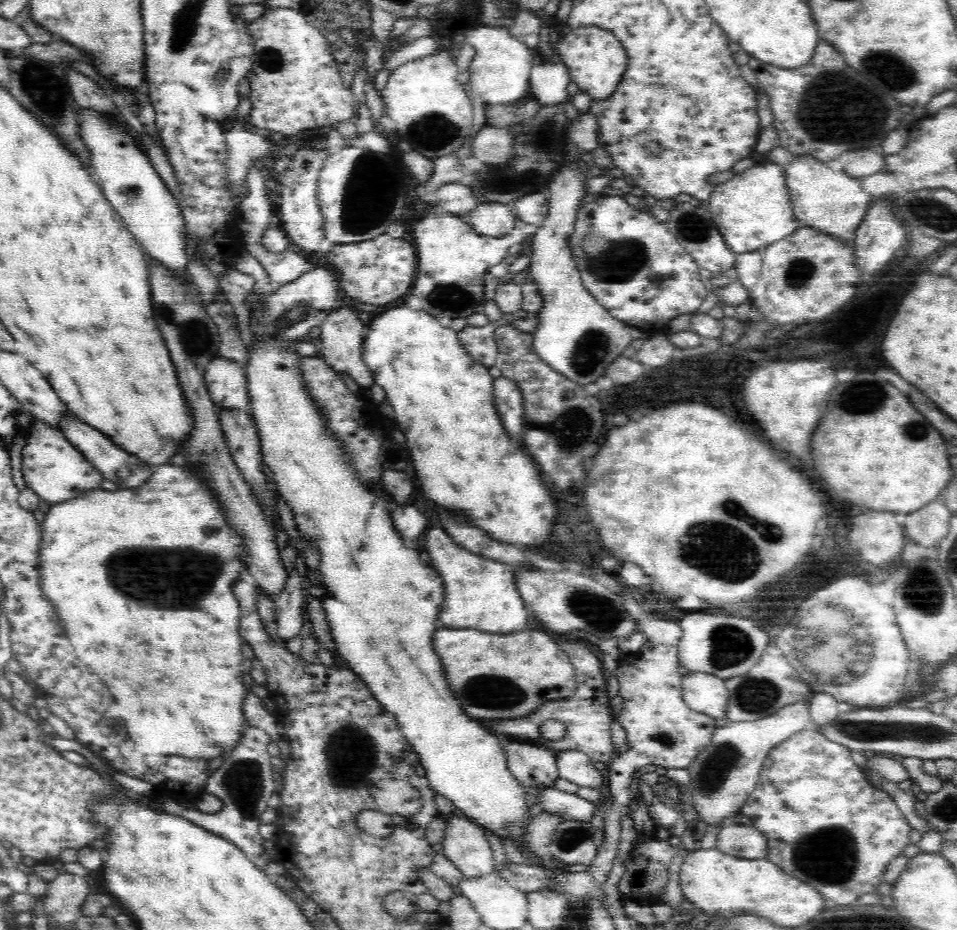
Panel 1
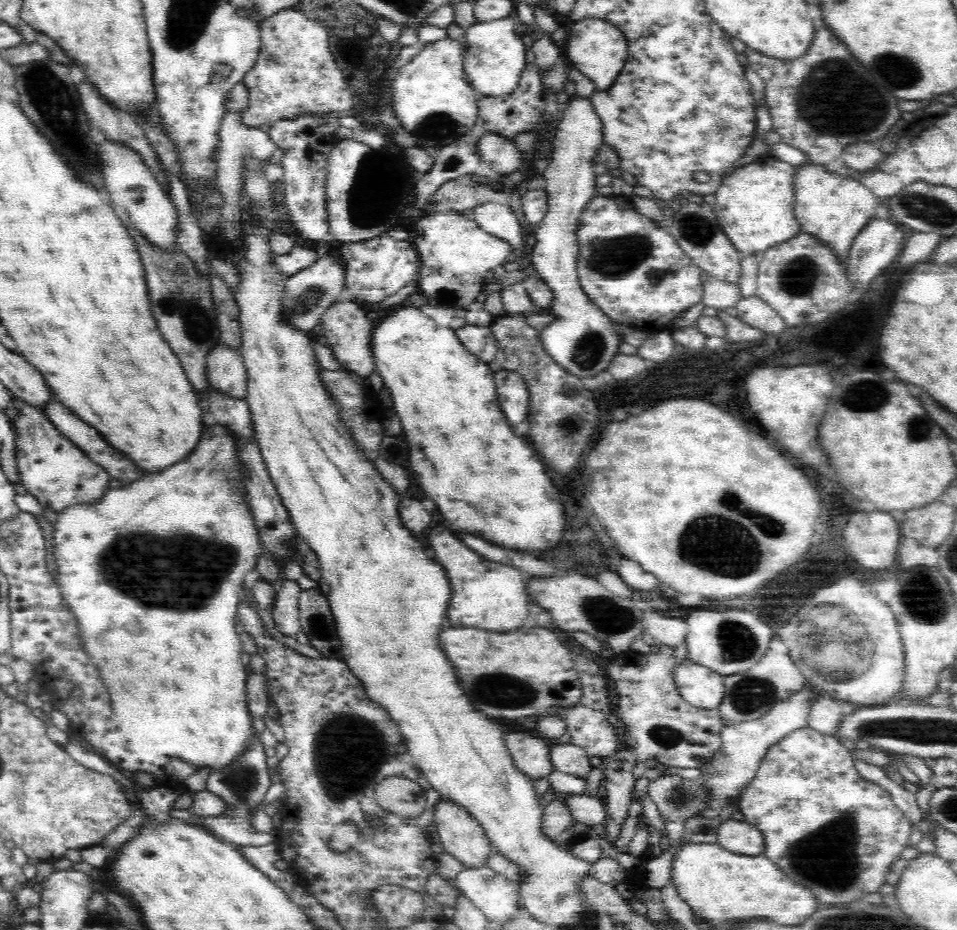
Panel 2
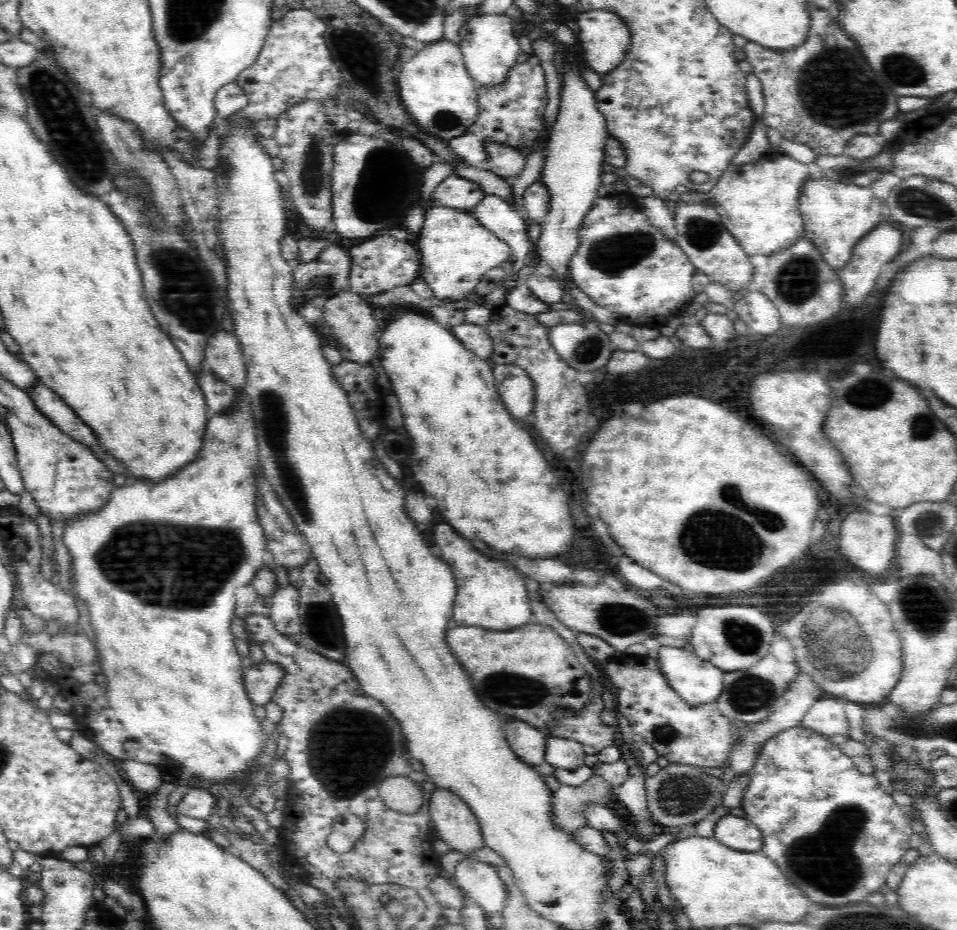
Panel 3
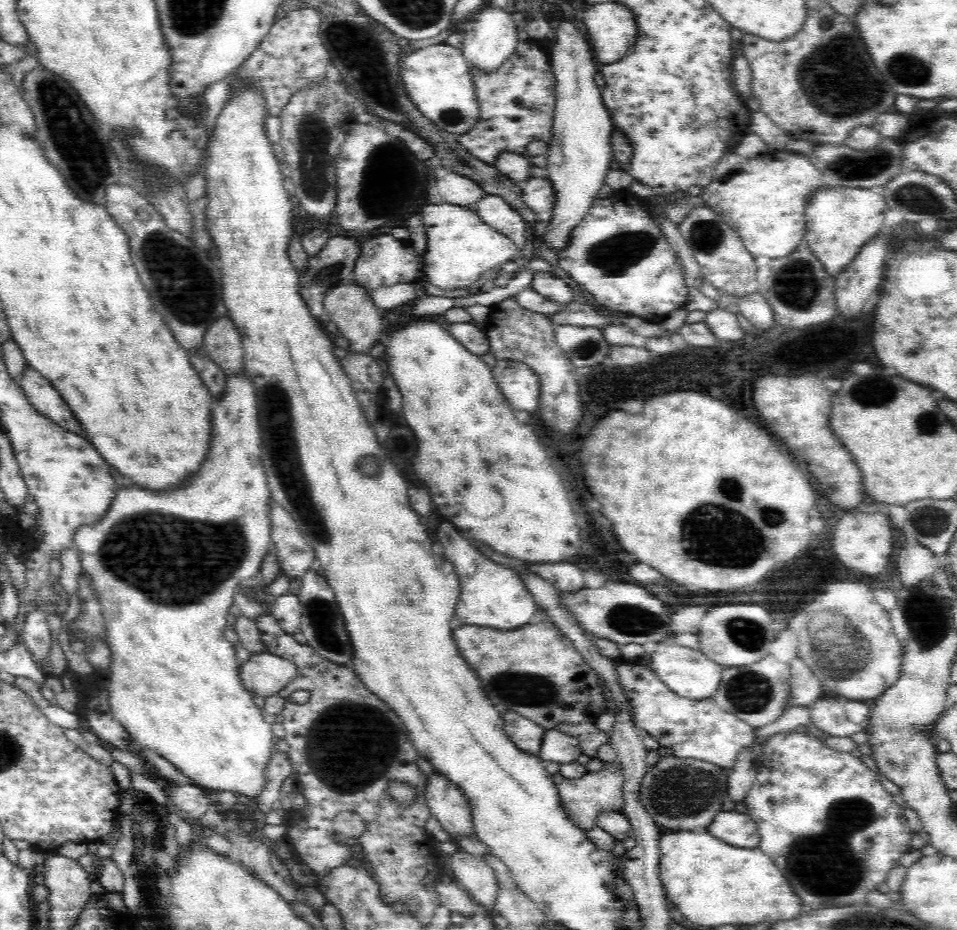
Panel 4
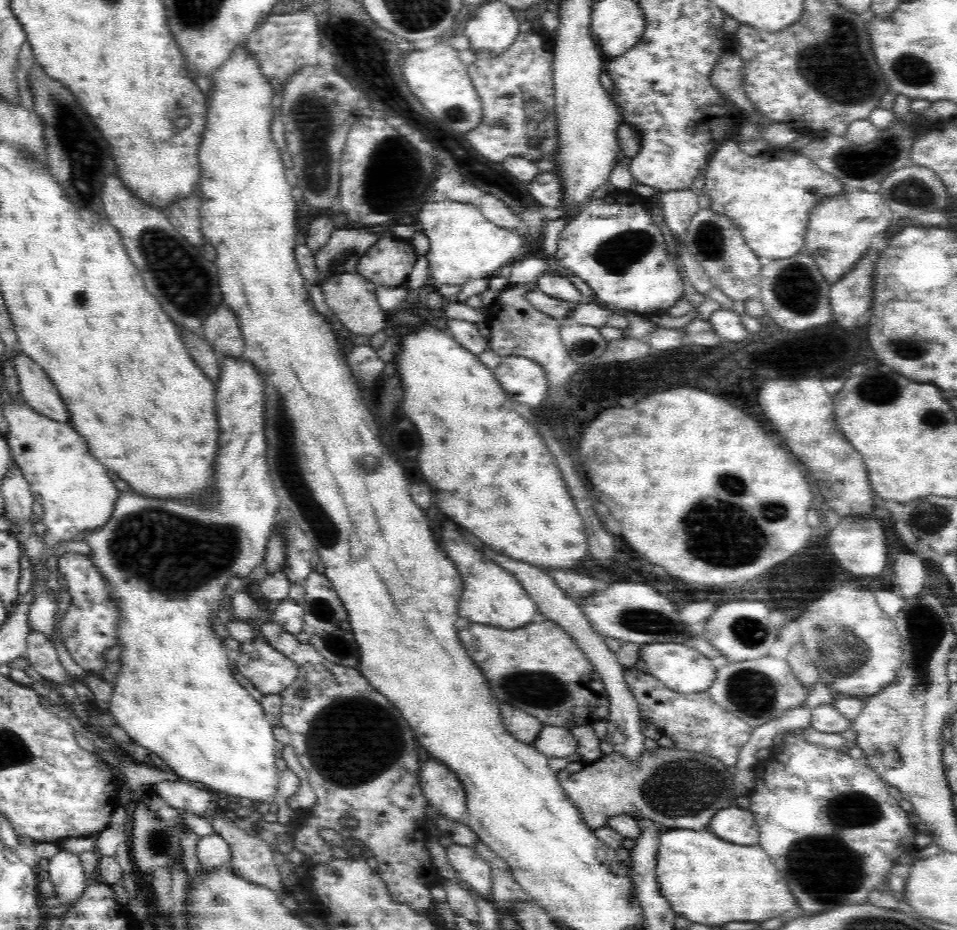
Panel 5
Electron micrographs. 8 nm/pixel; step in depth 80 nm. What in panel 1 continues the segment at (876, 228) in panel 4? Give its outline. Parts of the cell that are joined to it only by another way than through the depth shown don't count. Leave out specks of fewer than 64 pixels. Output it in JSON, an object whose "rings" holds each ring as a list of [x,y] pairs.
{"rings":[[[802,154],[786,167],[786,185],[789,189],[793,213],[803,227],[826,234],[839,240],[841,244],[850,244],[855,232],[862,224],[875,197],[862,188],[860,179],[850,178],[846,173],[832,171],[824,163]]]}

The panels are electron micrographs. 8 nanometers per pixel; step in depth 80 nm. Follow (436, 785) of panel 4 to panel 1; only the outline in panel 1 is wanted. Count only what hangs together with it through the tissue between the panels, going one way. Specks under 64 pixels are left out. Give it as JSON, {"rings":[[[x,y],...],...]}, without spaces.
{"rings":[[[464,817],[443,819],[443,855],[464,877],[478,877],[497,871],[492,848],[481,827]]]}

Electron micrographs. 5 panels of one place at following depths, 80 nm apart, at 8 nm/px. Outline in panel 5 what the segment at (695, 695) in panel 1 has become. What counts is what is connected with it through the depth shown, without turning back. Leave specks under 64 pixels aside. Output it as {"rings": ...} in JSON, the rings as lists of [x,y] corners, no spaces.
{"rings":[[[655,641],[654,643],[645,644],[638,656],[648,667],[648,672],[660,680],[662,684],[682,693],[706,692],[710,684],[716,680],[716,670],[712,660],[706,658],[695,648],[690,648],[685,644],[676,642],[663,643]]]}

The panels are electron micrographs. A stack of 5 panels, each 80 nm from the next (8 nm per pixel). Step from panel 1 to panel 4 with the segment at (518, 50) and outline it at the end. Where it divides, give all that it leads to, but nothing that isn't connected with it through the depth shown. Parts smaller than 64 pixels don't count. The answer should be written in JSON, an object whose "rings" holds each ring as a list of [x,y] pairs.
{"rings":[[[484,6],[475,12],[460,27],[463,35],[461,51],[464,58],[470,62],[471,66],[484,68],[489,72],[494,72],[504,60],[510,58],[514,48],[518,46],[518,28],[512,19],[512,14],[504,12],[502,8],[487,8]]]}

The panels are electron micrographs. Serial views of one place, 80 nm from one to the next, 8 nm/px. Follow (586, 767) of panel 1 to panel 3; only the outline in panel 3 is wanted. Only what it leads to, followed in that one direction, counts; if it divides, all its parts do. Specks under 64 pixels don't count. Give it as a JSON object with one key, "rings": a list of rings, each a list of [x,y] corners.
{"rings":[[[548,735],[546,738],[546,750],[544,752],[545,762],[555,768],[564,770],[576,770],[584,766],[584,757],[587,754],[582,744],[569,737]]]}

